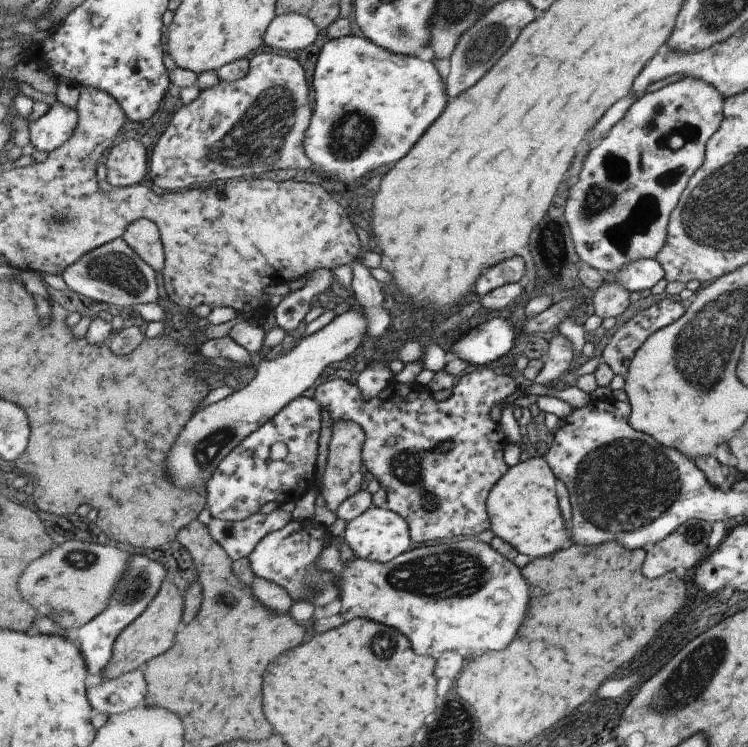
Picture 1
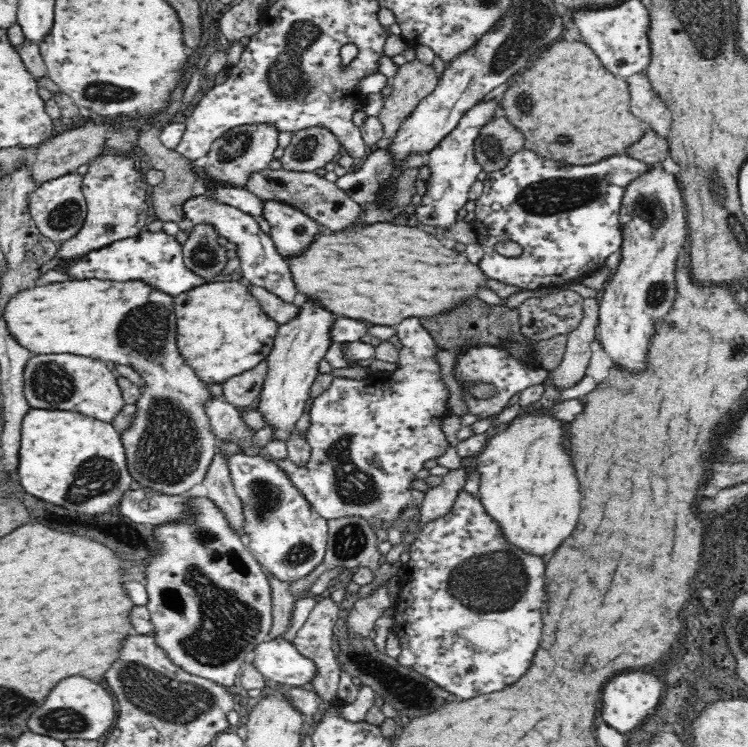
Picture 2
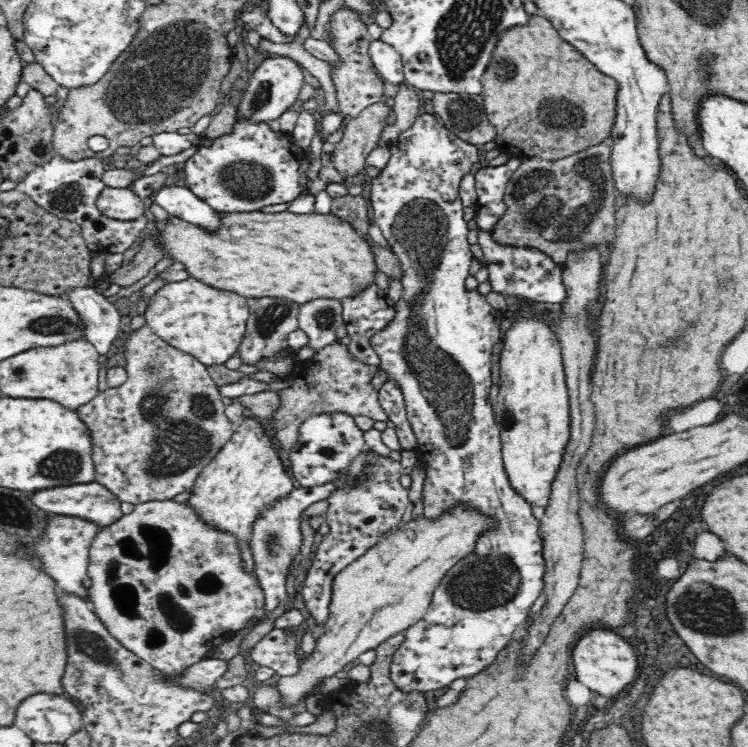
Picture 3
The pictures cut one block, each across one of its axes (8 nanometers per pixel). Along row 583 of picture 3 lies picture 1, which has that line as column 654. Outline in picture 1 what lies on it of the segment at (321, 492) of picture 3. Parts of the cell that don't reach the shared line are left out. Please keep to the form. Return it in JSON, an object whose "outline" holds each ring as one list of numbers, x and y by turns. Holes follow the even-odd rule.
{"outline":[[657,259,638,260,625,266,621,272,604,274,604,283,619,282,629,292,643,292,666,278,665,270]]}

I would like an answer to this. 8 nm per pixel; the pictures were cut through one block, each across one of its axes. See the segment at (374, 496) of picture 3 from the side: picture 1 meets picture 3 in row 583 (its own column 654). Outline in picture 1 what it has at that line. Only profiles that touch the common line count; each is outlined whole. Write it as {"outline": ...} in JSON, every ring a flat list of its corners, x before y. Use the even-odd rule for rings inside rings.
{"outline":[[669,297,639,311,614,333,601,354,602,360,610,364,616,374,625,378,629,372,631,362,634,361,638,350,646,344,646,340,653,337,658,330,669,326,671,322,677,321,682,316,685,307,685,303,677,301,674,297]]}

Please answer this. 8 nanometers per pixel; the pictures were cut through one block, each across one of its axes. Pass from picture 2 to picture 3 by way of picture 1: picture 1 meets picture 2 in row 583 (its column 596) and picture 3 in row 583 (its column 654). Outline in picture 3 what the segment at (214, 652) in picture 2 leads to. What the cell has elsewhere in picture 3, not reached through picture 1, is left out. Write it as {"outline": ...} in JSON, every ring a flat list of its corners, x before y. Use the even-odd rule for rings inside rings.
{"outline":[[166,499,161,501,143,502,135,505,134,510,130,514,125,514,114,524,103,527,97,532,97,535,92,541,89,550,89,565,87,576,91,580,89,587,90,594,88,600,92,610,102,619,106,625,107,630,130,651,148,661,153,668,160,670,168,677,180,678,182,677,194,664,202,662,206,656,204,653,224,644,226,640,233,638,242,628,248,626,250,620,256,618,256,614,266,607,266,599,263,588,259,585,259,580,254,571,248,569,248,565,244,563,244,545,238,539,238,535,224,531,220,527,210,525,194,505,190,502,176,502,173,499]]}

